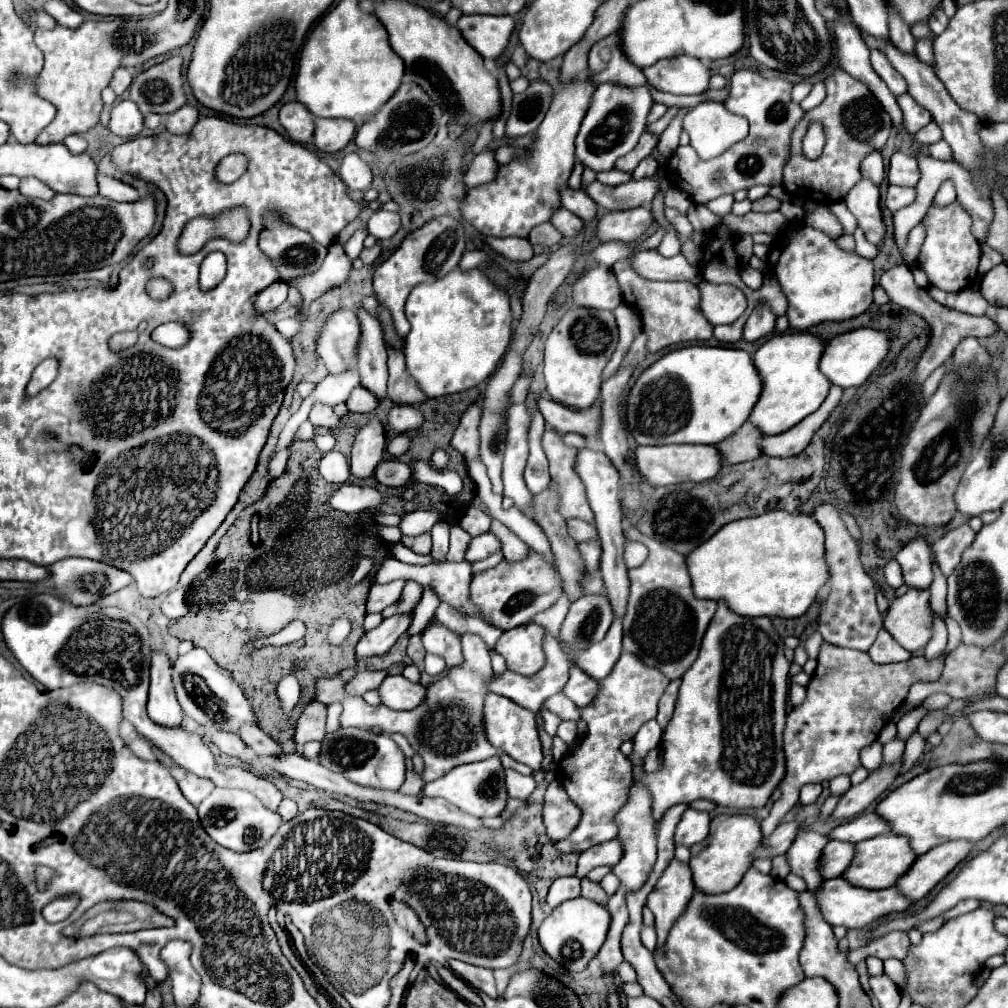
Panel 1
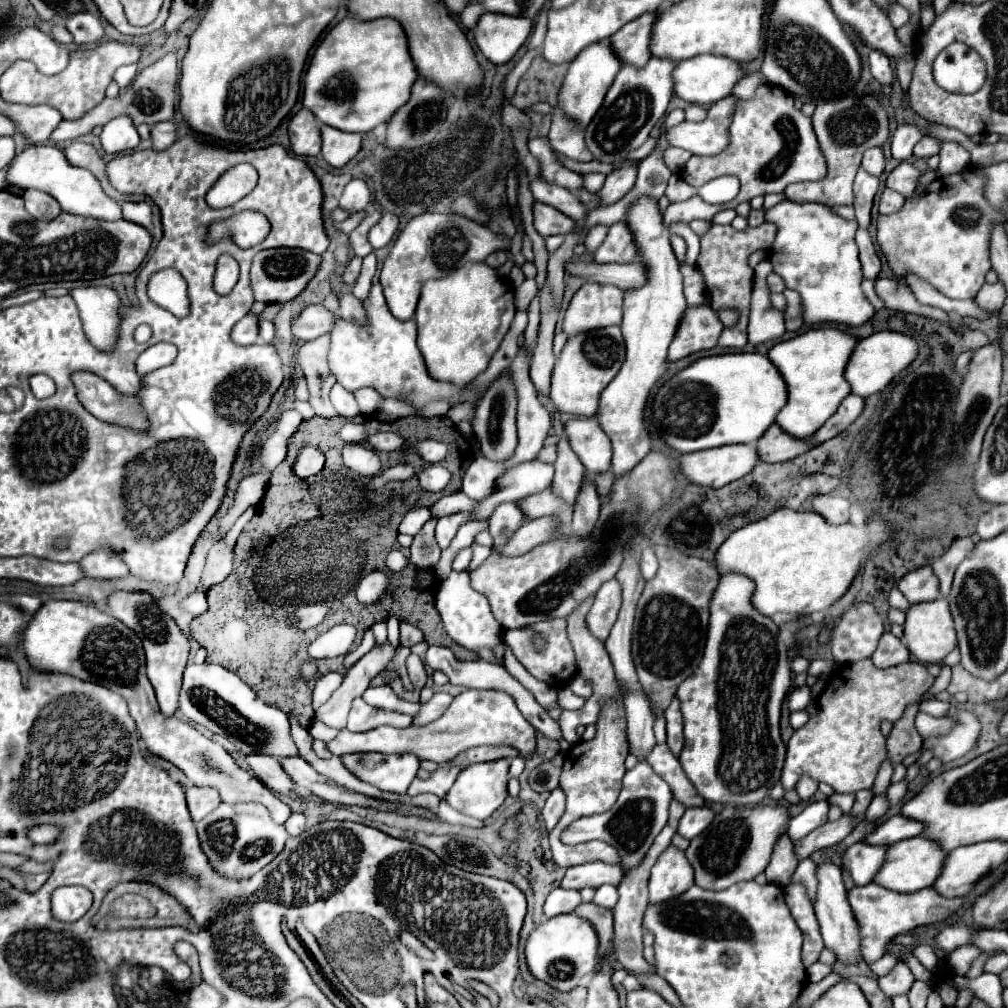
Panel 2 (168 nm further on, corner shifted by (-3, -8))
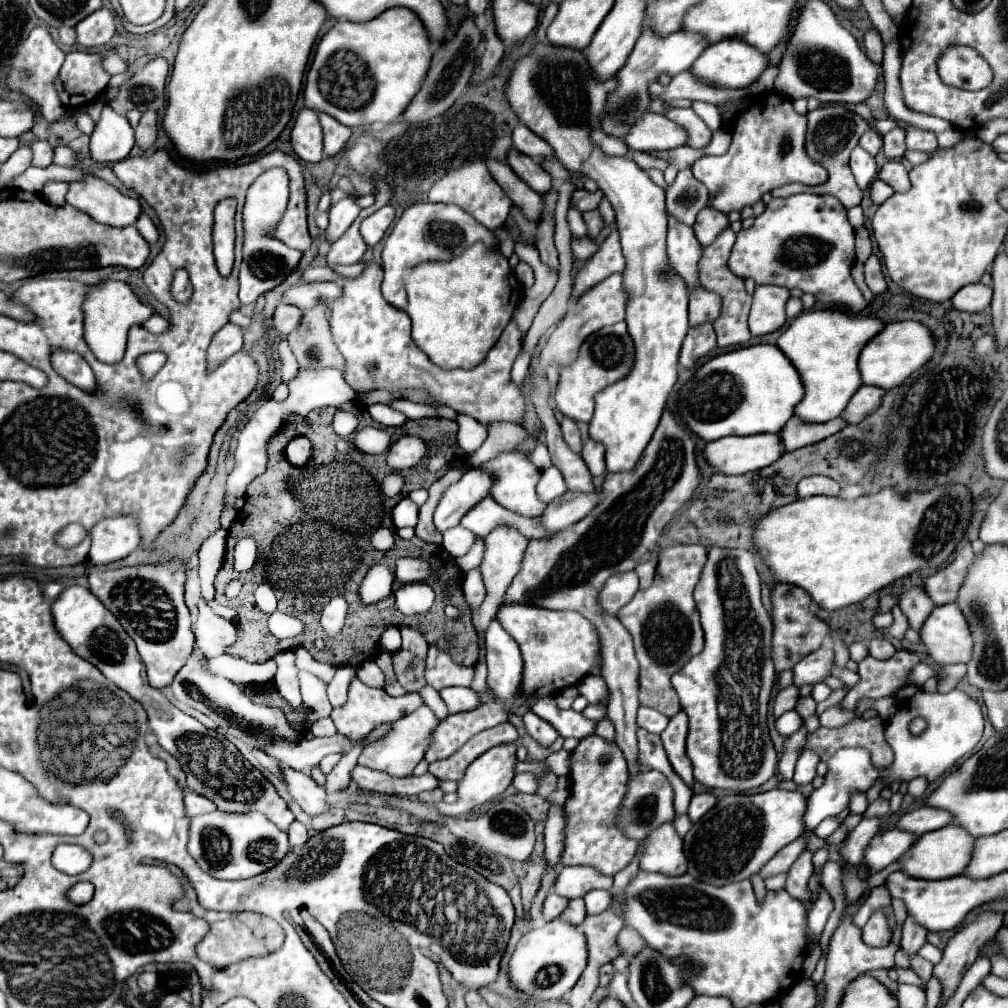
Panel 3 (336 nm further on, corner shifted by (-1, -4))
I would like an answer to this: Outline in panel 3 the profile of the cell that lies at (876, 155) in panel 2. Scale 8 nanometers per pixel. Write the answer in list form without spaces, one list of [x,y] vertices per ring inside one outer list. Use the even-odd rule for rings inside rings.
[[[869,129],[869,131],[865,131],[863,137],[859,139],[859,145],[861,145],[865,151],[869,151],[871,155],[877,155],[879,149],[881,149],[881,145],[883,145],[883,137],[881,137],[875,129]]]

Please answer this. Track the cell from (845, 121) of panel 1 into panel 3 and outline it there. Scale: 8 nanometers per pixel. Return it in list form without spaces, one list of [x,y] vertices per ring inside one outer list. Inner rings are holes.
[[[823,105],[821,109],[809,111],[807,113],[807,133],[805,133],[805,153],[829,171],[829,179],[817,187],[805,187],[799,183],[791,183],[791,185],[775,189],[771,195],[789,197],[789,195],[797,195],[797,193],[817,193],[817,195],[827,193],[827,195],[835,195],[843,203],[845,209],[859,205],[863,193],[857,187],[853,173],[849,171],[849,153],[855,149],[861,133],[865,133],[865,129],[869,129],[869,123],[863,121],[859,115],[851,113],[845,105]]]

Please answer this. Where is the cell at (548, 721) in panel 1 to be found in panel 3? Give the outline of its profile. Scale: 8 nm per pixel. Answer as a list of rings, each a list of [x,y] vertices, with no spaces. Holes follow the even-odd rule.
[[[387,629],[381,637],[381,649],[383,651],[389,651],[389,653],[395,653],[401,649],[401,635],[399,635],[399,629]]]

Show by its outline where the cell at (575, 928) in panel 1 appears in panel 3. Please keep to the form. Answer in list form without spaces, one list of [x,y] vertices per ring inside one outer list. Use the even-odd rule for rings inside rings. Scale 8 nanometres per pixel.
[[[563,919],[531,929],[517,943],[509,959],[509,985],[537,1001],[563,999],[573,989],[587,965],[587,939],[583,931]]]

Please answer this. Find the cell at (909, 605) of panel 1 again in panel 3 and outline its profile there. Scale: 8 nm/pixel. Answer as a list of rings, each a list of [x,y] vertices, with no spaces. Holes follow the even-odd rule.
[[[955,603],[935,607],[921,627],[921,641],[935,663],[967,663],[973,655],[969,623]]]

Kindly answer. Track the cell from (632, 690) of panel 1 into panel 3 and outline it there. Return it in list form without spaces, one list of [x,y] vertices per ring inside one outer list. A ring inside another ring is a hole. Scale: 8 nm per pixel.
[[[585,737],[573,751],[573,773],[571,791],[565,801],[567,809],[567,847],[561,857],[563,865],[589,865],[603,875],[613,877],[625,869],[639,847],[639,841],[623,841],[623,831],[615,825],[619,817],[619,807],[625,797],[625,787],[629,781],[627,761],[623,751],[615,743],[607,743],[601,737]],[[609,755],[609,763],[601,763],[601,757]]]

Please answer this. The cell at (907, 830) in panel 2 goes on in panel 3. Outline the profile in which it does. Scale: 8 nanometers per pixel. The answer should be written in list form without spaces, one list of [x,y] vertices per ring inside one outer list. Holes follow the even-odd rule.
[[[921,807],[917,811],[909,811],[901,817],[897,823],[899,829],[907,829],[915,835],[923,835],[935,829],[941,829],[953,821],[953,815],[949,811],[937,809],[937,807]]]

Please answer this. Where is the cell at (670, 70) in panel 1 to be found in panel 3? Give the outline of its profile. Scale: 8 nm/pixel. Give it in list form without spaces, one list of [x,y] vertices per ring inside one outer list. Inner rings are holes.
[[[725,39],[725,41],[709,45],[705,53],[701,53],[701,57],[693,63],[693,73],[705,83],[713,83],[717,87],[741,89],[741,87],[749,87],[751,83],[755,83],[759,75],[767,69],[767,65],[769,65],[769,57],[761,53],[759,49],[739,39]]]

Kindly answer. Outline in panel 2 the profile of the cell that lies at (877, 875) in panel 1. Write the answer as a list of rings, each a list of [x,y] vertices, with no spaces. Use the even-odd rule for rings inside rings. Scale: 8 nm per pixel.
[[[921,835],[897,841],[897,843],[887,847],[885,863],[875,873],[873,883],[881,885],[885,889],[897,891],[897,893],[915,893],[919,889],[925,889],[925,887],[933,885],[933,881],[937,879],[937,875],[941,871],[941,865],[943,865],[945,857],[947,855],[939,849],[939,845],[935,841],[929,841],[929,839],[921,837]]]

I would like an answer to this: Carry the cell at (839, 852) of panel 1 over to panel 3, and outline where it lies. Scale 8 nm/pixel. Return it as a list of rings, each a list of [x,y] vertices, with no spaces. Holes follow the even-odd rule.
[[[897,827],[875,835],[865,851],[865,863],[869,865],[871,873],[877,873],[885,869],[889,863],[903,857],[913,847],[915,839],[917,835],[897,829]]]

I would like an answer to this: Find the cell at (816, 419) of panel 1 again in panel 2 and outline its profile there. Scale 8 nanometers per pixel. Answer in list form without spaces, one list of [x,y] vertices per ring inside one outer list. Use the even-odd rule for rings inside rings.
[[[847,395],[839,409],[835,411],[835,415],[831,419],[825,421],[825,425],[821,429],[817,429],[811,437],[805,437],[803,441],[811,443],[811,445],[821,445],[823,441],[839,435],[841,431],[845,431],[861,413],[863,409],[863,397],[855,397],[855,395]]]

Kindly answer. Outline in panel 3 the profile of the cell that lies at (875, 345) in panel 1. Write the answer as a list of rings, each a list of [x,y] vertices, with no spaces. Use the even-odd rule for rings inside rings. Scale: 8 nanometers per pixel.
[[[897,321],[887,323],[887,327],[865,345],[859,357],[859,369],[863,383],[877,385],[883,389],[899,387],[907,381],[911,373],[921,369],[935,355],[935,337],[929,327],[919,321]]]

